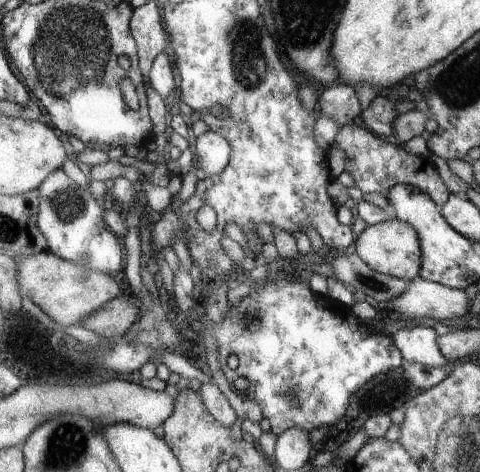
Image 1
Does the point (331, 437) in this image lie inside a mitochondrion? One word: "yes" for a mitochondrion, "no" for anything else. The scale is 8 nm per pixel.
no

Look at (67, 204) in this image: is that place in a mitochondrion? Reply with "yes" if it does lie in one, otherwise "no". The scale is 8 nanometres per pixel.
yes

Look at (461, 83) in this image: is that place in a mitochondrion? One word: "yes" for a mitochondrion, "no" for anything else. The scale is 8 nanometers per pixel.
yes

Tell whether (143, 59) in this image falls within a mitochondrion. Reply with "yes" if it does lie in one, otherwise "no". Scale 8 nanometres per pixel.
no

